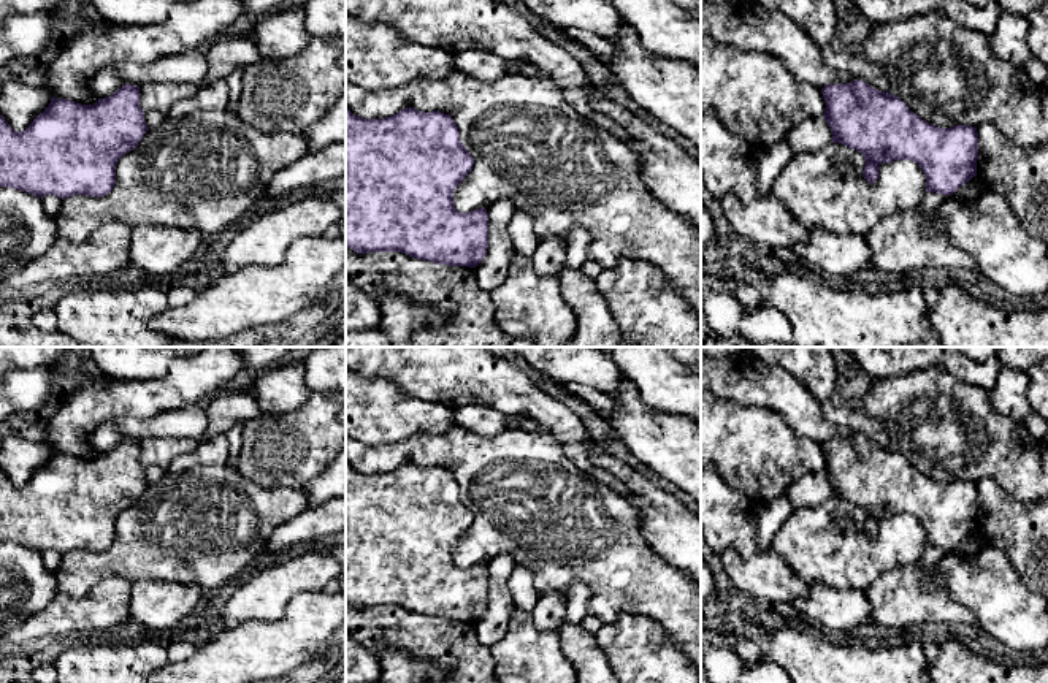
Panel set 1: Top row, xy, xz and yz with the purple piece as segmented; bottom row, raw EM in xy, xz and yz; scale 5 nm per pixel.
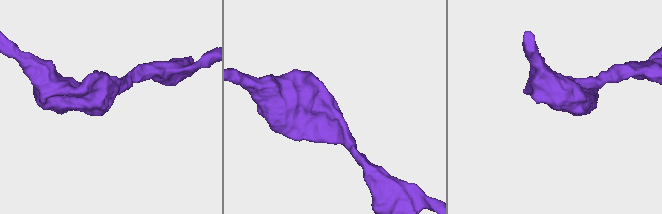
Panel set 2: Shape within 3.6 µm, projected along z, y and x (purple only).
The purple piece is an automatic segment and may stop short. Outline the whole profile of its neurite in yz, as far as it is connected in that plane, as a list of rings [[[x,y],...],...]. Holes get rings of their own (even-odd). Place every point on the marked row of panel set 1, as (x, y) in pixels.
[[[864,81],[828,84],[821,89],[831,143],[856,149],[866,158],[862,177],[874,184],[878,166],[912,160],[926,177],[926,192],[953,195],[977,176],[978,133],[970,125],[935,127],[910,111],[889,92]]]

